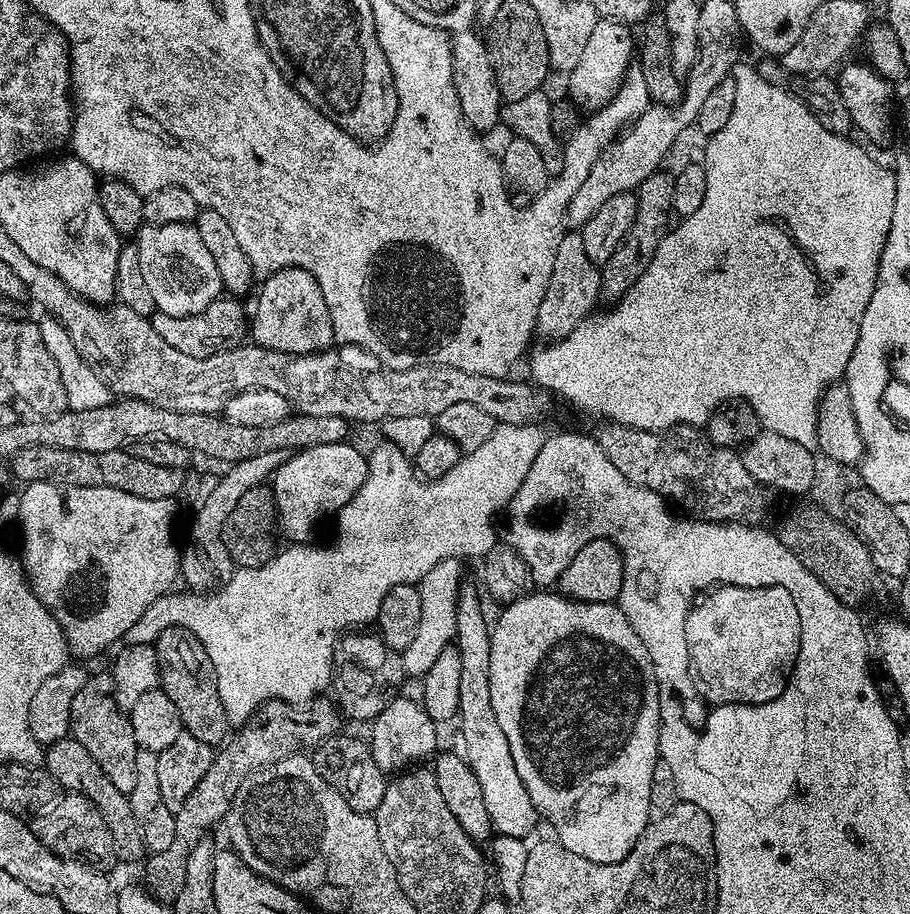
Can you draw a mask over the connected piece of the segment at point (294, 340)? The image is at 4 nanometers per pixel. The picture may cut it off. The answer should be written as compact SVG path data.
M283 268L263 277L256 313L250 316L250 340L259 348L286 354L326 352L333 347L332 319L326 298L311 274L301 268Z

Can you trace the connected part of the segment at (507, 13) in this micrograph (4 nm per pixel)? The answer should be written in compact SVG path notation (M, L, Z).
M506 2L506 10L498 10L495 17L496 21L493 22L488 36L486 32L488 56L492 59L501 101L518 102L545 87L544 79L550 73L550 65L544 47L544 35L535 19L528 14L523 16L515 3Z

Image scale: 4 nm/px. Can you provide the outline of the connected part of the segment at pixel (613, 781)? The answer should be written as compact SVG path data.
M532 590L527 596L519 596L512 603L503 605L501 612L504 613L497 618L496 624L494 620L491 625L490 706L494 706L494 718L498 726L502 726L502 734L506 734L518 778L522 778L522 786L526 786L530 802L534 802L537 813L543 819L544 816L548 819L549 826L556 831L553 832L555 839L566 850L570 850L570 854L590 858L590 862L599 864L622 862L622 858L630 854L638 838L648 829L653 815L650 781L654 778L654 766L660 755L660 703L650 654L646 654L646 646L642 646L642 638L634 634L634 626L630 626L623 607L615 603L580 604L577 600L561 596L556 590Z

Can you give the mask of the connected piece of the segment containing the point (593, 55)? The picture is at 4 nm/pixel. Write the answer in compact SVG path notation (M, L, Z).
M597 19L581 61L568 74L568 94L574 104L582 108L584 106L587 110L595 110L611 100L634 58L636 42L635 39L632 40L631 32L633 31L620 21Z

